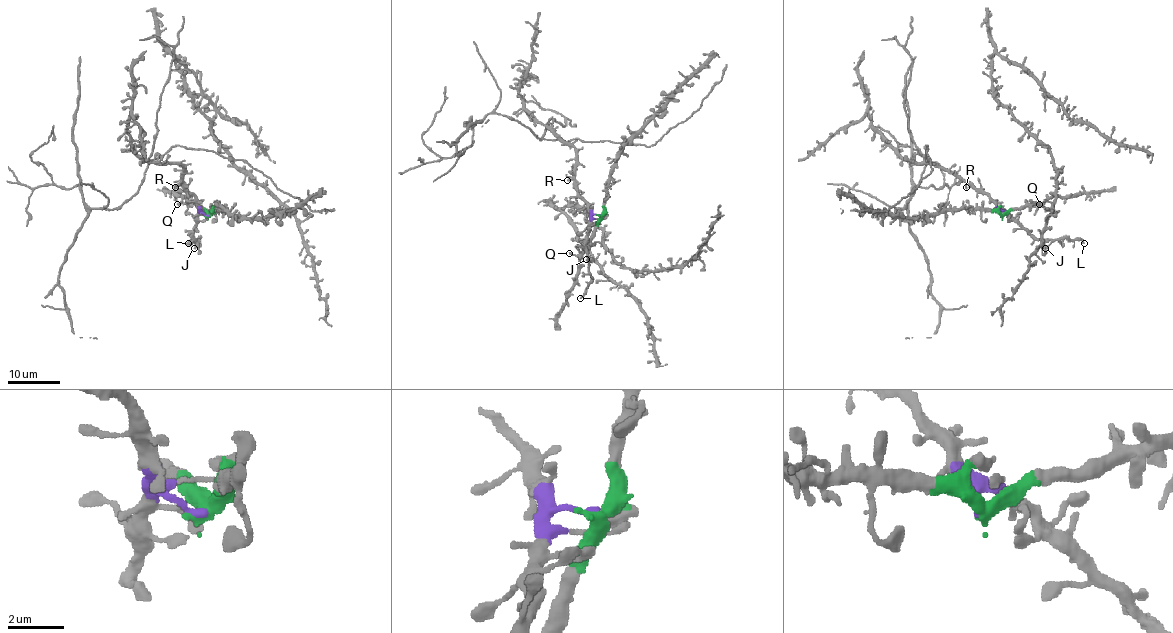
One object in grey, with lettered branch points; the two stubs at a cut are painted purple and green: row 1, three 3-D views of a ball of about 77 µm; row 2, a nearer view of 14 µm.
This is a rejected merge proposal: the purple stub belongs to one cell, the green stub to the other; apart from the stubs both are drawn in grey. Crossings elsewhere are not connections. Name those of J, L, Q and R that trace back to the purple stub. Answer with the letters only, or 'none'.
J, L, R

